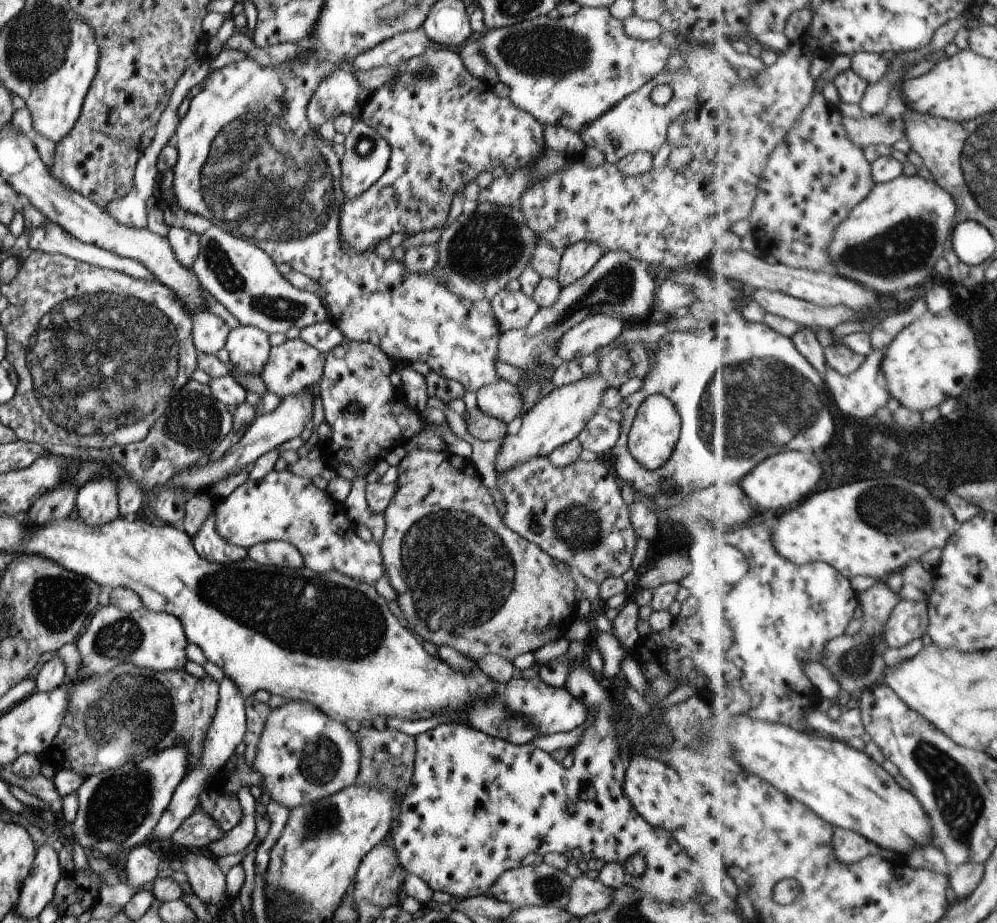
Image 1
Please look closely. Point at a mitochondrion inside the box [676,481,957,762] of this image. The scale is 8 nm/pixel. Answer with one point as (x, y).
(895, 519)

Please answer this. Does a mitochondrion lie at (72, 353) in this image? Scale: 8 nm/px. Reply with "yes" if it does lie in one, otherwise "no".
yes

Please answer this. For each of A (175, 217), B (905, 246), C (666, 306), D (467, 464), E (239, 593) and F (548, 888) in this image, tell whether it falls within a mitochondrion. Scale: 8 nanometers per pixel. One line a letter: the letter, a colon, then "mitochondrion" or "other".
A: other
B: mitochondrion
C: other
D: other
E: mitochondrion
F: mitochondrion

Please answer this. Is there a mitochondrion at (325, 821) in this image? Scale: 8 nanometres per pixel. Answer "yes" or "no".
yes

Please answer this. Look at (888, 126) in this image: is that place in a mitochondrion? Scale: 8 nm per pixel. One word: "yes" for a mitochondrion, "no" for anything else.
yes

